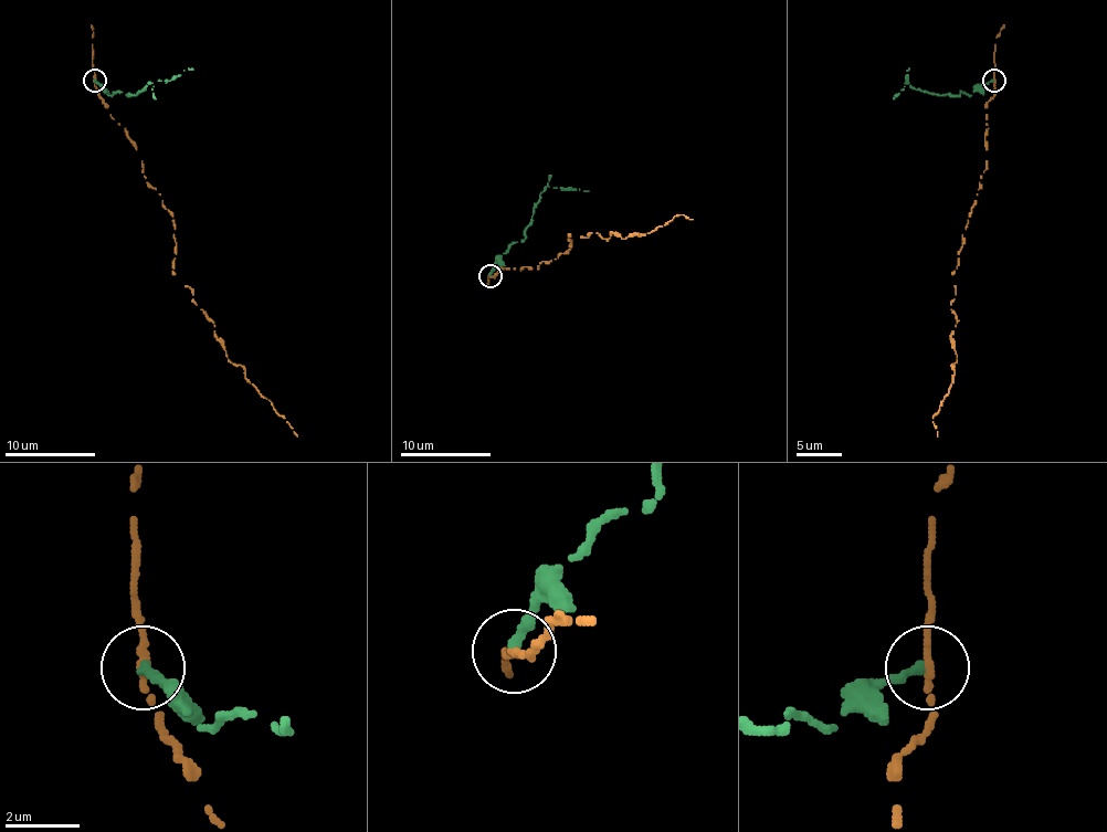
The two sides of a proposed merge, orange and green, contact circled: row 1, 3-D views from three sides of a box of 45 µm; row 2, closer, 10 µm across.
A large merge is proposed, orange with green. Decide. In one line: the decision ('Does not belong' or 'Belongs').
Does not belong

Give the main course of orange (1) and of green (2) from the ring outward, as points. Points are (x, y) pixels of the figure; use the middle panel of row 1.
1: (491, 275), (556, 260), (568, 237), (626, 239), (692, 219)
2: (491, 275), (495, 262), (513, 243), (525, 239), (540, 193), (547, 187), (588, 191)

